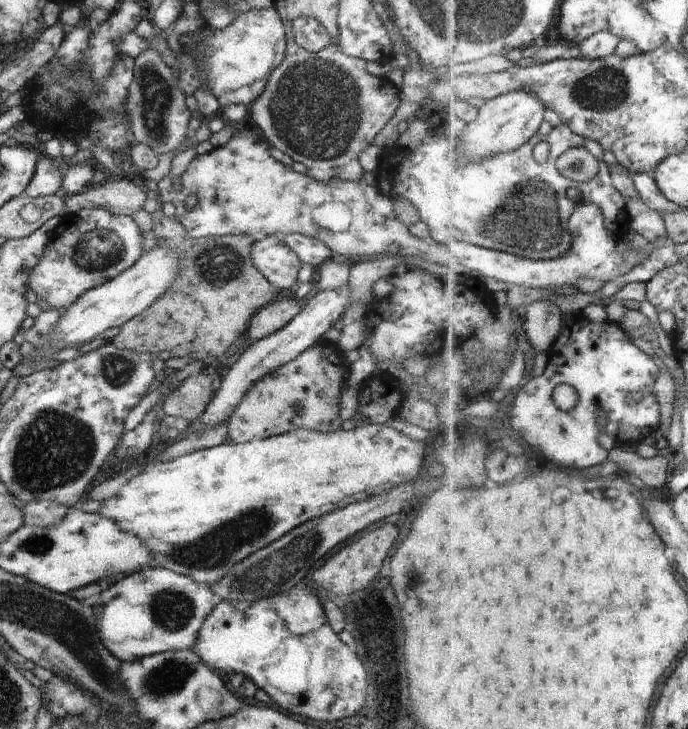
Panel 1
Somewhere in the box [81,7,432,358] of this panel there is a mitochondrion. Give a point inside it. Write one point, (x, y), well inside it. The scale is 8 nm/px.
(316, 107)

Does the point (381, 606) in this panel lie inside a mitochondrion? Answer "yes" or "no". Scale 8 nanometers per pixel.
no

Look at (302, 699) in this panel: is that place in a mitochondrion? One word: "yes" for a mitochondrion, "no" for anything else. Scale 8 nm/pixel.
no

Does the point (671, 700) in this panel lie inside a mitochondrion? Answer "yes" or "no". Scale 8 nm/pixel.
no

